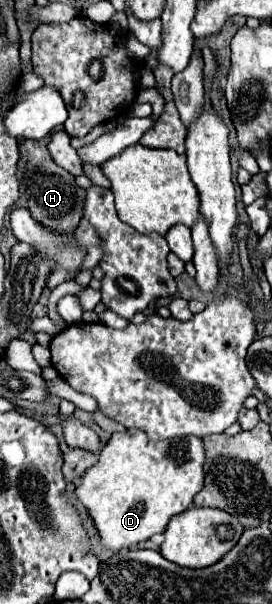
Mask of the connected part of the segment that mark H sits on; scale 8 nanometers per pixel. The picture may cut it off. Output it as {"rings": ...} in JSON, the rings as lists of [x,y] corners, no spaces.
{"rings":[[[30,141],[30,149],[22,151],[24,157],[18,167],[18,181],[20,193],[26,199],[26,209],[44,229],[50,229],[56,235],[72,235],[82,217],[84,189],[76,185],[74,177],[68,171],[60,169],[52,161],[48,149],[42,147],[42,141]]]}

